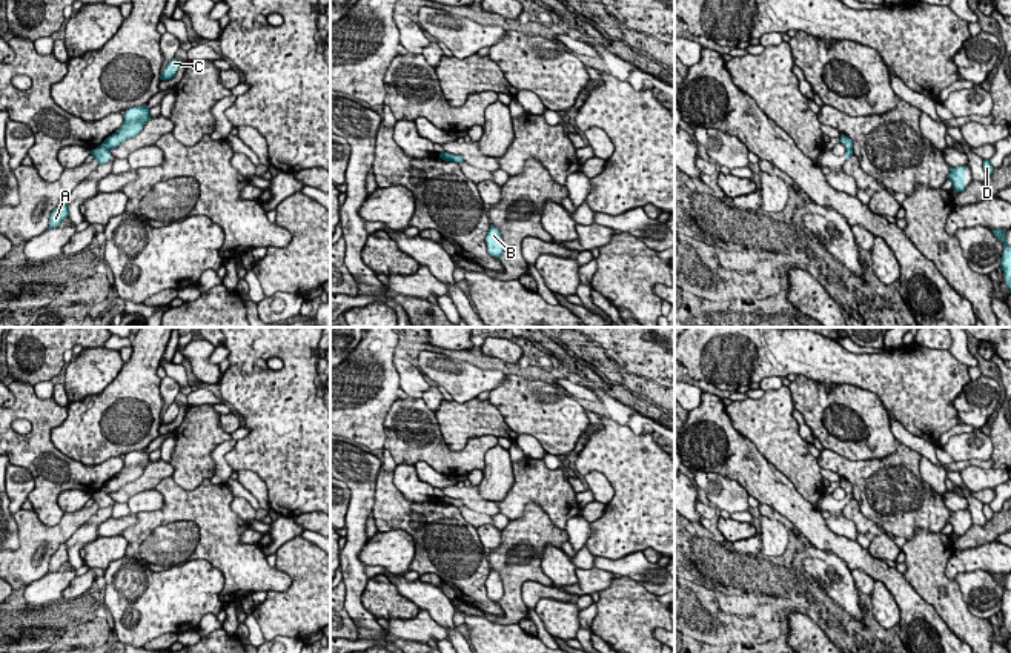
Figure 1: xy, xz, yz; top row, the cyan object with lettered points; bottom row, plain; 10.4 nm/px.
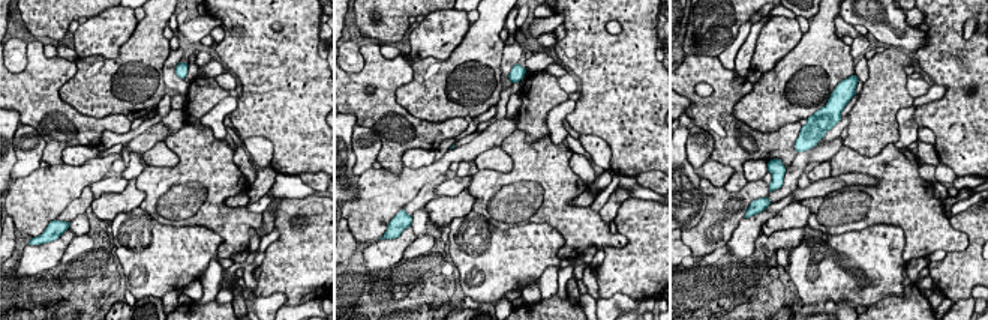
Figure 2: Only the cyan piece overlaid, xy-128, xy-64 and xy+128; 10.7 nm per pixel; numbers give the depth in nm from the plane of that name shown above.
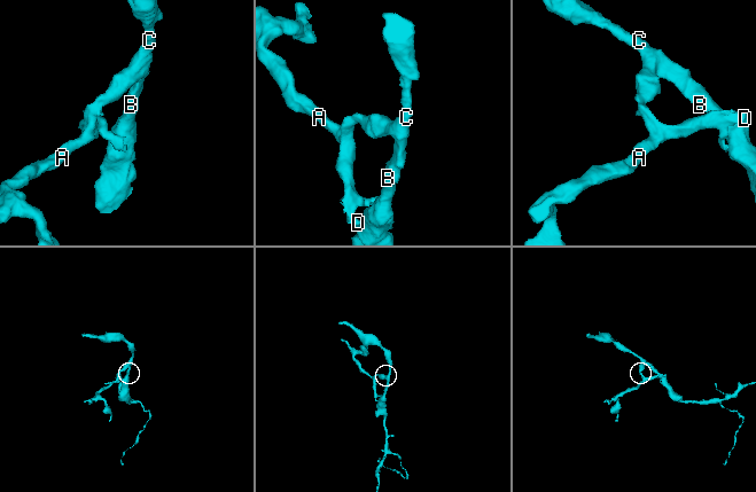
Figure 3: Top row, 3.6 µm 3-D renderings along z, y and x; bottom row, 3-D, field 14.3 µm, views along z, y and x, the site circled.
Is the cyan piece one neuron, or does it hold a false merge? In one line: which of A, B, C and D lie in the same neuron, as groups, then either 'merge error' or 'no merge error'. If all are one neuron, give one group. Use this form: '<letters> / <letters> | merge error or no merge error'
A D / B C | merge error

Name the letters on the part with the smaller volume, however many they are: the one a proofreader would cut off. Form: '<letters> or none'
A, D

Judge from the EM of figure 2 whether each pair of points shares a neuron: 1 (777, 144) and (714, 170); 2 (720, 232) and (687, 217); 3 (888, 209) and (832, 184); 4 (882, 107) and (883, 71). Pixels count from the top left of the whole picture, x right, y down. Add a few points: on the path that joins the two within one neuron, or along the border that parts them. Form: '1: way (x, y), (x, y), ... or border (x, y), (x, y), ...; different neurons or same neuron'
1: border (711, 156), (733, 170), (724, 187); different neurons
2: border (699, 187), (706, 209), (685, 229); different neurons
3: border (831, 175), (864, 173), (873, 178); different neurons
4: way (882, 98), (883, 80); same neuron

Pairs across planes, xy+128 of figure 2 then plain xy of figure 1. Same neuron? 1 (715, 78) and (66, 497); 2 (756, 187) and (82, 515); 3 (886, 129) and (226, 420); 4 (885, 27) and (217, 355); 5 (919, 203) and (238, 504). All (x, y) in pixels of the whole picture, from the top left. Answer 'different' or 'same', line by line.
1: different
2: same
3: different
4: different
5: different

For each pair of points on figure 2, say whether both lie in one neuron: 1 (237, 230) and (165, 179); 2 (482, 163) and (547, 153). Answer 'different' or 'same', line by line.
1: same
2: different

